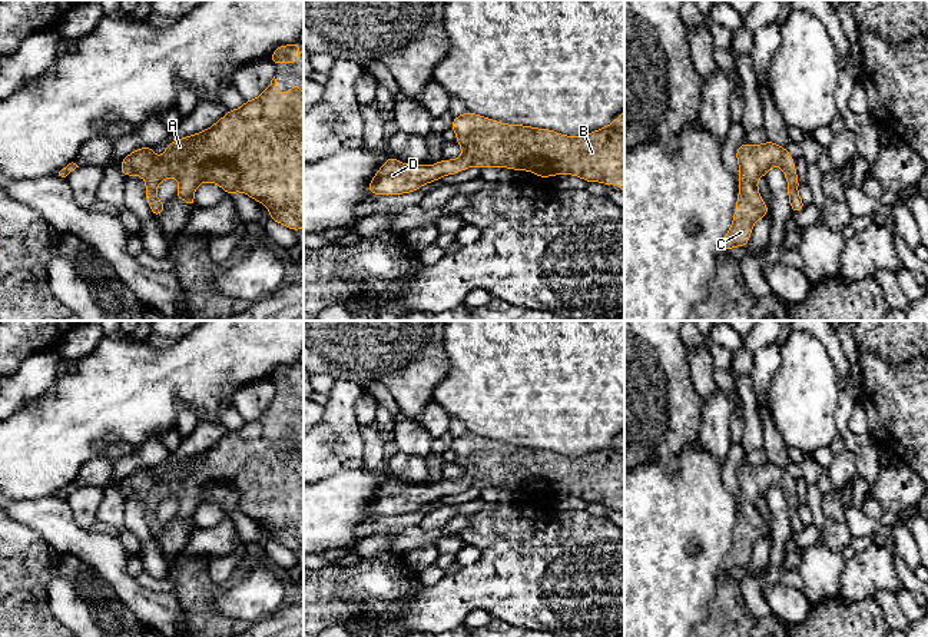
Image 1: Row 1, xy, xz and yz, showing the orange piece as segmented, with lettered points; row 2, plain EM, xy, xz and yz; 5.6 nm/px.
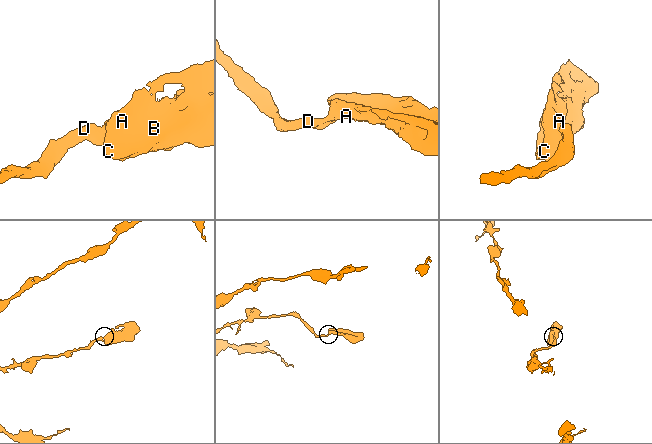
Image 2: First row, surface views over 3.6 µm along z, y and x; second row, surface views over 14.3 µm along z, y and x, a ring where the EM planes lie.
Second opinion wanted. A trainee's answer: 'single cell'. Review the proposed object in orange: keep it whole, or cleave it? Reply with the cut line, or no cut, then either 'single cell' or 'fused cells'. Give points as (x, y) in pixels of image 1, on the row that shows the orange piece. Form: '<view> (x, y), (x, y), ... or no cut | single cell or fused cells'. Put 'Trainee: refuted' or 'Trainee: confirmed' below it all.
no cut | single cell
Trainee: confirmed

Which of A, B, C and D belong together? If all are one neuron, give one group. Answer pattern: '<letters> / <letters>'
A B C D

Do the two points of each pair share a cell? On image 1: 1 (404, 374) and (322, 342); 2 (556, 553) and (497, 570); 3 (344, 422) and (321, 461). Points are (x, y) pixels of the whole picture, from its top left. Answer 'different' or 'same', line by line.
1: same
2: same
3: same

